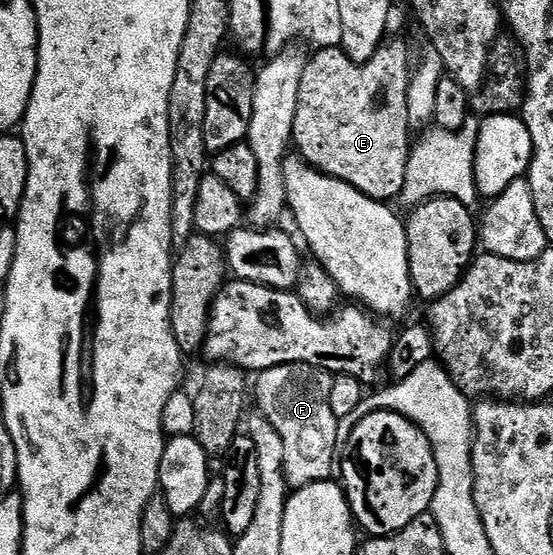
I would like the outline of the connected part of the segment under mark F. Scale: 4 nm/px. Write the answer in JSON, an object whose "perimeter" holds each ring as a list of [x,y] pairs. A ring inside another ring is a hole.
{"perimeter":[[[287,363],[261,372],[254,381],[254,401],[259,414],[264,415],[282,437],[284,475],[289,488],[331,480],[338,447],[337,421],[330,408],[331,372],[305,363]]]}

